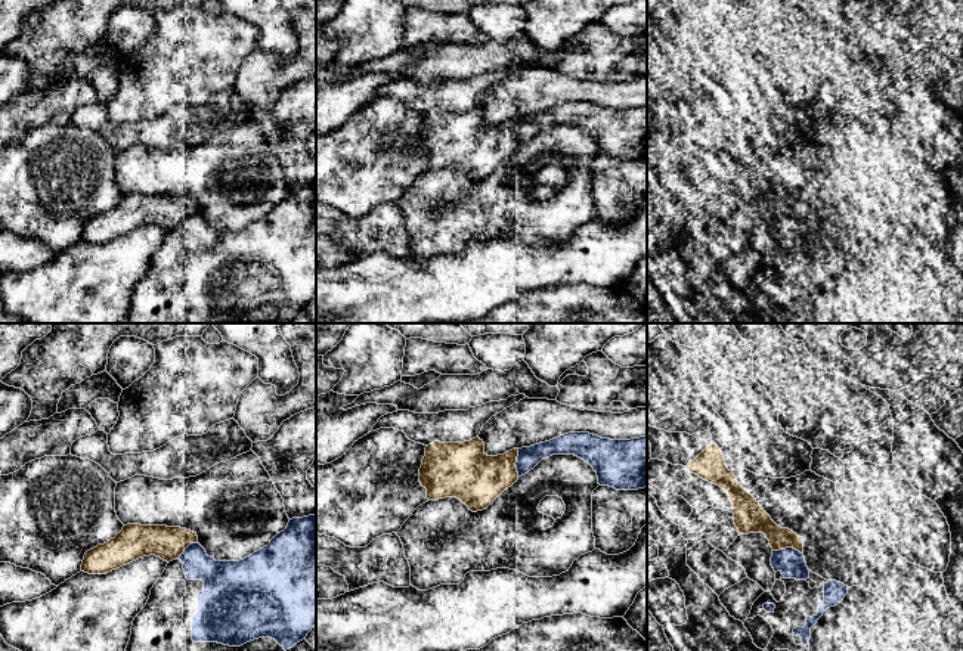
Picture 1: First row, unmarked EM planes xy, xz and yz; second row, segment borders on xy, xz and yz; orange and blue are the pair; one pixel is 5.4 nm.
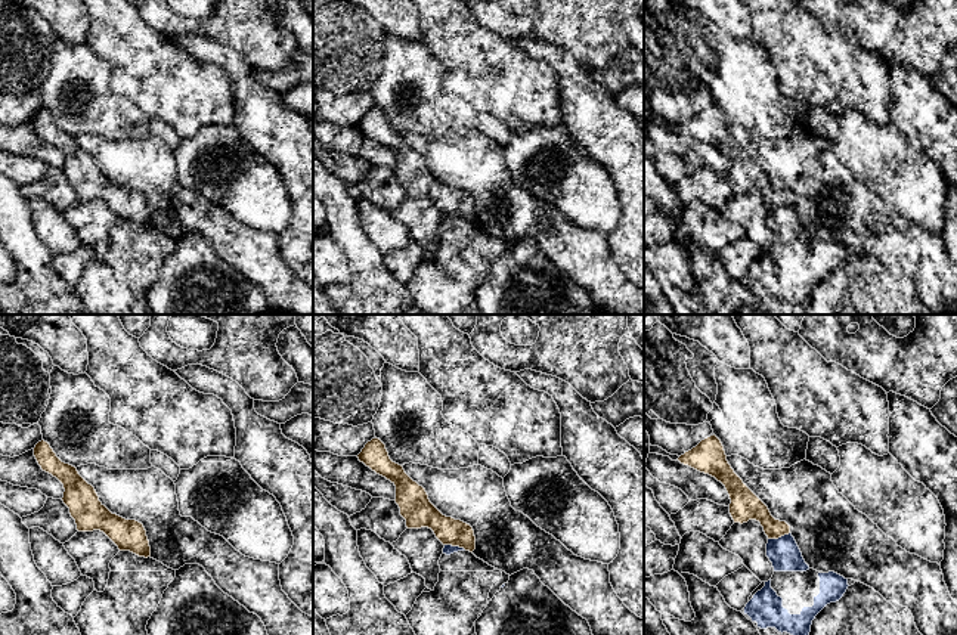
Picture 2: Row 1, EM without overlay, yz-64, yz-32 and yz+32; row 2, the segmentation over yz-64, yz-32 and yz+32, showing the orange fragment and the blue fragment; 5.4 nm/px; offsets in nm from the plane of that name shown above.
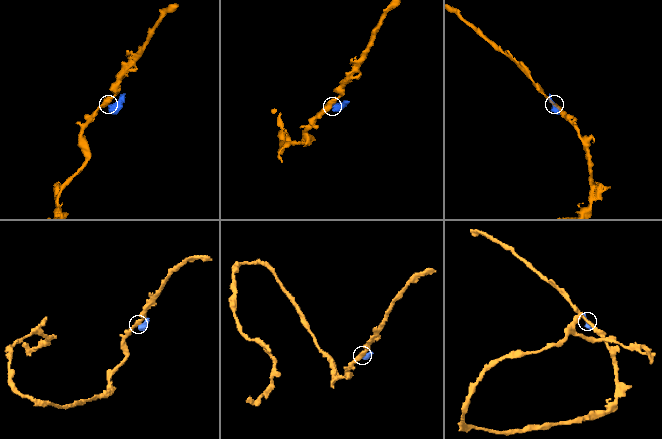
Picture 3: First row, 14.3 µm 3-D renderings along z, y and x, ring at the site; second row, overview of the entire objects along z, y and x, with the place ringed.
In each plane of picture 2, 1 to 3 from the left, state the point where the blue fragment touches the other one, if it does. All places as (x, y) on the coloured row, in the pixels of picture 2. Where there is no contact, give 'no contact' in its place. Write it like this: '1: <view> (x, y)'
1: no contact
2: yz-32 (455, 545)
3: yz+32 (779, 536)

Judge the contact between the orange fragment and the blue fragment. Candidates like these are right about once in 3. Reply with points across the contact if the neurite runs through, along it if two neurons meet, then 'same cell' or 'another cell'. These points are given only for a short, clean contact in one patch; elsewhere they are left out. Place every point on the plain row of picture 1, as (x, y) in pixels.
another cell

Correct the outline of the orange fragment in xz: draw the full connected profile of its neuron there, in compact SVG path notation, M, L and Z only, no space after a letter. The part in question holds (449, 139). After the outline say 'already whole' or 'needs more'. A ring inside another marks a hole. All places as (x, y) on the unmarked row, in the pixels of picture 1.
M479 106L464 112L434 111L425 117L425 125L419 137L419 152L427 158L428 170L456 167L470 180L483 180L518 149L517 125L518 118L498 125L487 125L484 123L484 112Z; already whole

